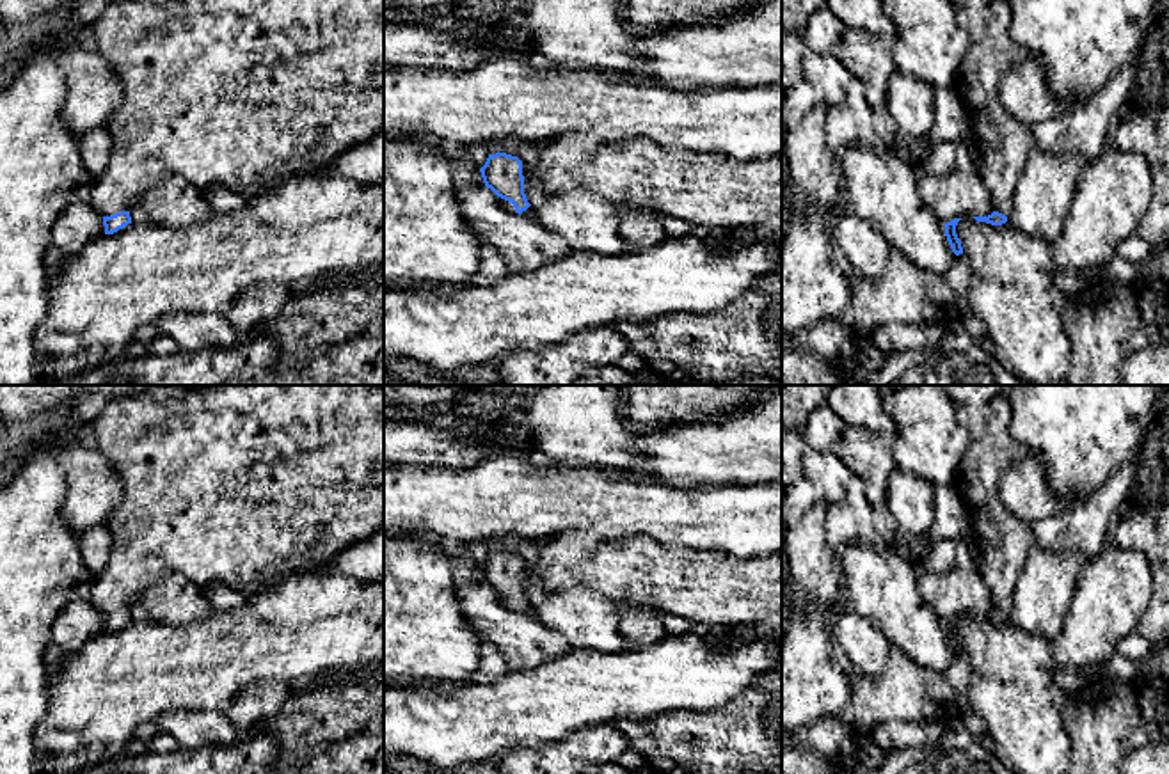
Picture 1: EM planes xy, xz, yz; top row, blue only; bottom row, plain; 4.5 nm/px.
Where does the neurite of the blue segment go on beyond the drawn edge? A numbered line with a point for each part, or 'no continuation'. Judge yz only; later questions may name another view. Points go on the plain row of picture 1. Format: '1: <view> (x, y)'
1: yz (1002, 542)

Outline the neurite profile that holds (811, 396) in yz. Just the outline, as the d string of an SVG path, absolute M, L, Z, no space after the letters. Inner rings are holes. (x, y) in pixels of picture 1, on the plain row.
M787 385L782 396L782 424L803 430L808 412L826 401L835 385Z

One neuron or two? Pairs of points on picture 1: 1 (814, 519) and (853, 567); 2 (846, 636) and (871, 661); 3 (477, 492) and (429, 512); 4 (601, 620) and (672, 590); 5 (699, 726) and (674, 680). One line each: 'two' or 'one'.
1: two
2: one
3: one
4: two
5: two

